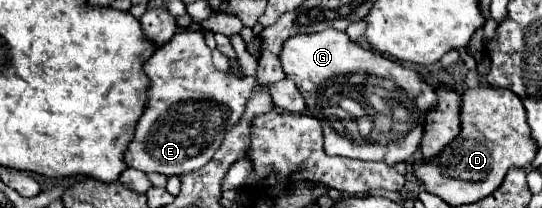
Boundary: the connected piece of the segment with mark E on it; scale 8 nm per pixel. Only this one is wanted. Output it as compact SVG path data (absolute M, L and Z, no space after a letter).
M176 33L166 45L158 47L154 55L144 63L144 73L150 79L148 85L148 103L146 109L136 125L134 139L128 143L124 151L124 161L128 167L134 167L144 173L162 173L166 177L170 175L184 175L190 171L196 171L206 165L206 161L212 159L214 151L224 141L226 133L240 121L246 101L254 95L258 89L257 80L253 76L236 77L226 75L220 71L214 71L212 67L212 51L204 43L202 33Z

